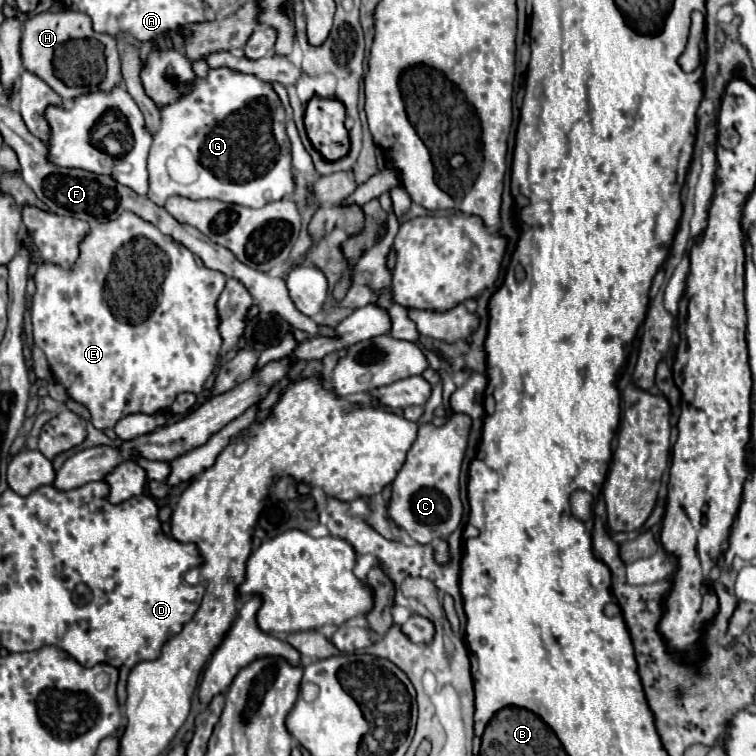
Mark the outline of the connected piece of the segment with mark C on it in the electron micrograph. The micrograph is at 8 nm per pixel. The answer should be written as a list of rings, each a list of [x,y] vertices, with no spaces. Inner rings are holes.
[[[451,414],[447,424],[439,428],[433,424],[419,424],[417,438],[411,450],[407,452],[407,462],[393,480],[393,494],[387,504],[387,518],[393,520],[399,528],[403,528],[419,544],[429,544],[433,540],[437,542],[439,538],[447,538],[463,518],[463,504],[459,498],[459,472],[467,448],[469,428],[471,428],[471,418],[467,414]]]

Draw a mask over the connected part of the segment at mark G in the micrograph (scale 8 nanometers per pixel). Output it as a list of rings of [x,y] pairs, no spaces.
[[[229,68],[209,70],[207,78],[197,78],[193,92],[181,96],[175,104],[161,110],[161,128],[153,138],[149,152],[149,192],[147,198],[163,206],[171,196],[187,196],[191,200],[213,198],[229,204],[261,208],[269,202],[293,194],[295,182],[291,174],[291,142],[285,134],[285,110],[271,84]]]

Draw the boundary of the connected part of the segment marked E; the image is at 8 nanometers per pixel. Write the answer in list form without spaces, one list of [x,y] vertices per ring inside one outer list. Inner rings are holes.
[[[123,212],[117,220],[111,220],[107,224],[101,224],[95,230],[89,230],[85,234],[85,238],[79,242],[79,256],[77,262],[71,268],[63,268],[57,266],[53,262],[45,262],[37,268],[35,272],[35,296],[33,296],[33,312],[31,312],[31,320],[33,320],[33,338],[37,342],[37,346],[45,352],[47,360],[49,360],[49,368],[51,374],[65,386],[67,394],[71,400],[83,404],[89,412],[91,412],[91,422],[95,428],[105,430],[105,428],[113,428],[123,416],[133,414],[133,412],[145,412],[145,414],[153,414],[157,410],[167,410],[171,408],[171,404],[175,402],[177,394],[181,392],[191,392],[191,394],[199,394],[205,386],[205,382],[209,380],[213,366],[217,362],[219,350],[221,350],[221,336],[217,330],[219,324],[219,316],[217,316],[217,308],[215,302],[225,286],[225,276],[217,270],[209,270],[209,268],[199,268],[195,264],[193,254],[179,242],[175,242],[169,236],[163,236],[153,224],[141,220],[139,216],[135,216],[133,212]],[[173,258],[177,258],[177,282],[173,282]]]

